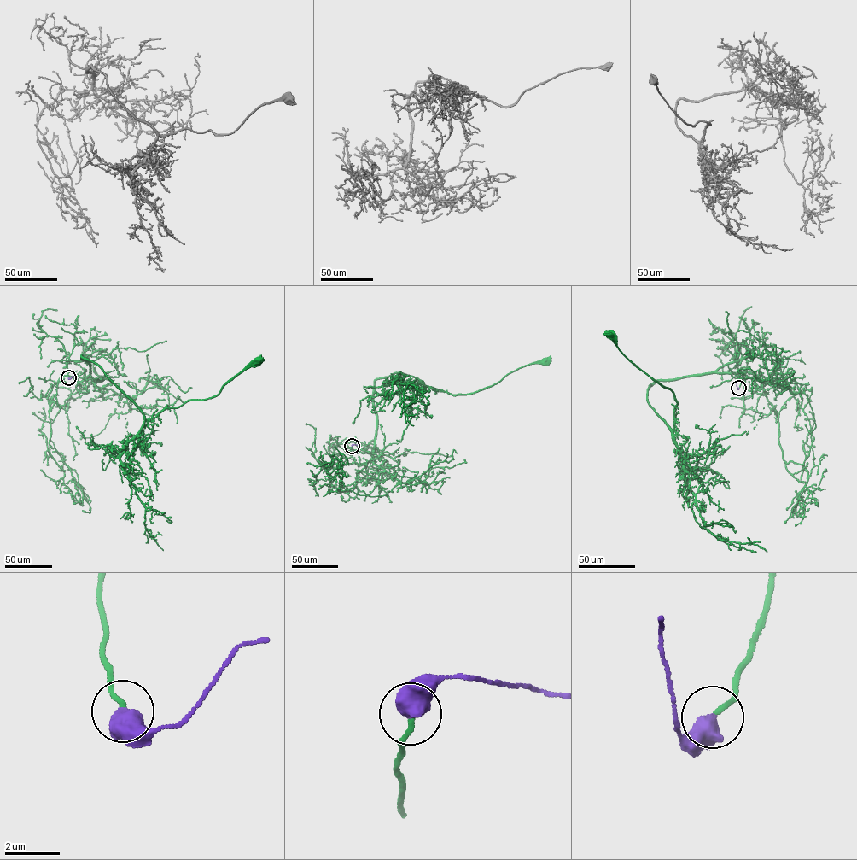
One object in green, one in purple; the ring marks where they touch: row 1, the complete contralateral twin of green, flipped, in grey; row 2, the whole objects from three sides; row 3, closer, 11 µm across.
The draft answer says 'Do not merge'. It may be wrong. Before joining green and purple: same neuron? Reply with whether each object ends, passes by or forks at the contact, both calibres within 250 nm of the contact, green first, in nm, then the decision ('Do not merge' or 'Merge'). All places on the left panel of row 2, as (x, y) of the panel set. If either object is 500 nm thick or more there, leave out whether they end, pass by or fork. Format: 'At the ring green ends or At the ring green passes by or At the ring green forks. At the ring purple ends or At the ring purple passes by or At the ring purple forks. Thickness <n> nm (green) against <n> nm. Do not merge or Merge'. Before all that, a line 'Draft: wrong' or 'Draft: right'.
Draft: wrong
Thickness 170 nm (green) against 650 nm. Merge

